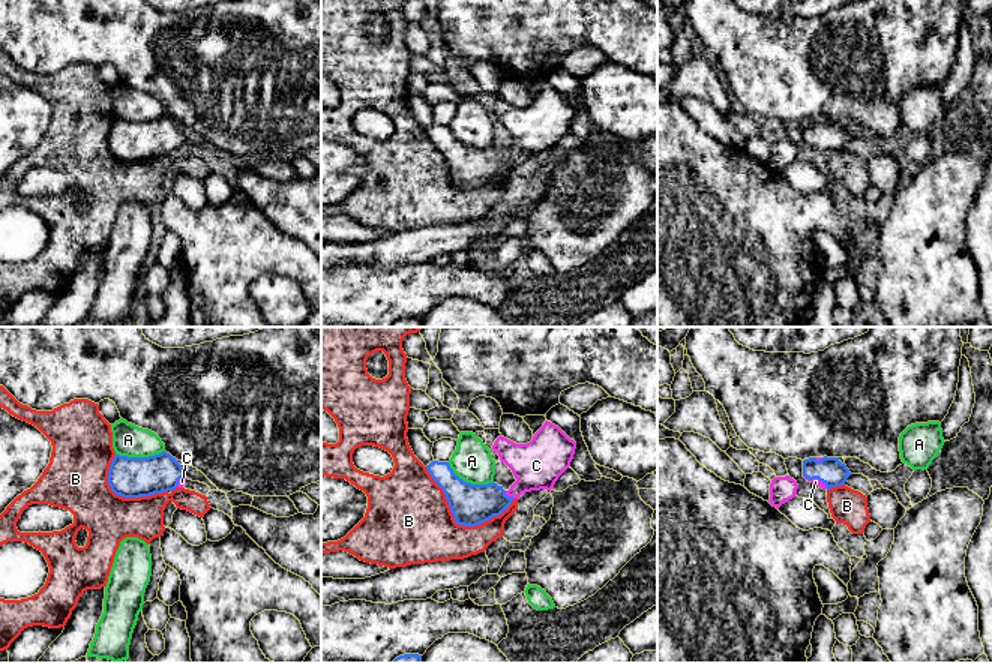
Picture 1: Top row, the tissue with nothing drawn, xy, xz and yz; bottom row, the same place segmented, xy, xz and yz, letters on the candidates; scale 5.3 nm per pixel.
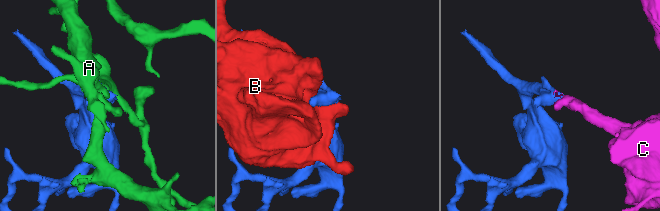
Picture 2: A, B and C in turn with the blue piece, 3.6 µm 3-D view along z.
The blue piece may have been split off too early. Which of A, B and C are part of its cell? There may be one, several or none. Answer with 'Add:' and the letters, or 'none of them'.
Add: C

